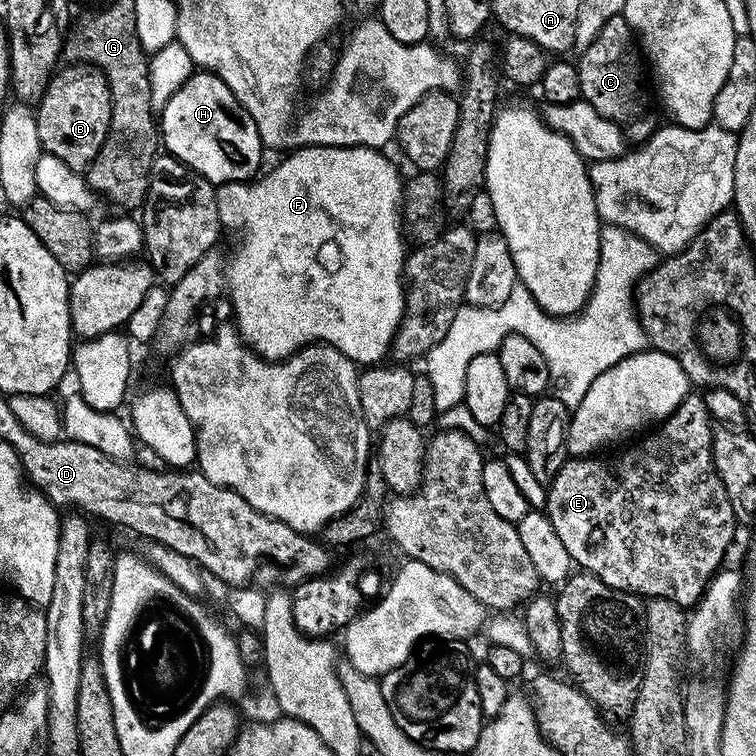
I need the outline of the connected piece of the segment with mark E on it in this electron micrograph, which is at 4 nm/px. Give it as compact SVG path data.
M690 394L673 416L653 431L653 436L645 435L645 440L625 456L609 464L596 460L600 458L565 459L562 470L547 489L546 515L554 526L554 534L562 538L562 546L566 546L573 565L598 577L616 592L669 600L685 610L695 608L708 581L725 563L724 555L738 531L726 486L722 486L714 466L713 431L714 421L708 415L703 395Z

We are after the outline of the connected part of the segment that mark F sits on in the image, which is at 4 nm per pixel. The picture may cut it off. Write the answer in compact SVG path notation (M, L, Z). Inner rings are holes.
M299 145L296 148L272 173L262 180L257 179L252 185L224 183L215 187L215 205L218 206L221 227L225 231L240 230L240 245L237 246L232 261L229 259L226 264L226 280L230 285L230 296L232 292L232 308L236 311L235 327L249 349L268 362L284 362L295 357L305 346L312 346L312 336L317 336L320 342L353 365L379 365L383 361L380 359L389 355L396 331L400 329L400 321L404 319L406 276L404 280L404 236L400 233L400 214L402 215L405 200L405 181L400 181L395 166L384 154L370 148L359 149L353 155L356 156L353 160L324 160L321 164L319 155L321 156L322 150L316 145Z

